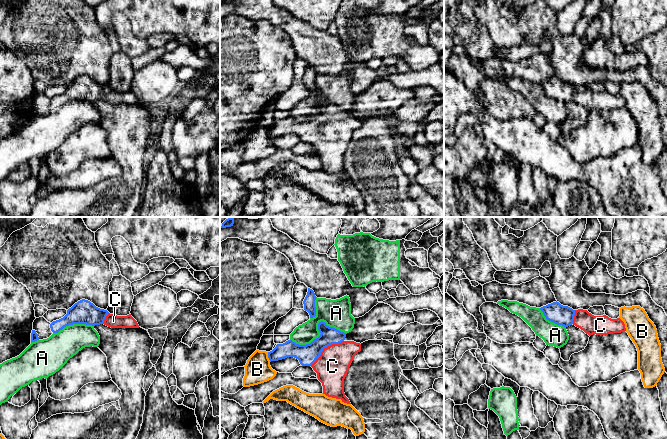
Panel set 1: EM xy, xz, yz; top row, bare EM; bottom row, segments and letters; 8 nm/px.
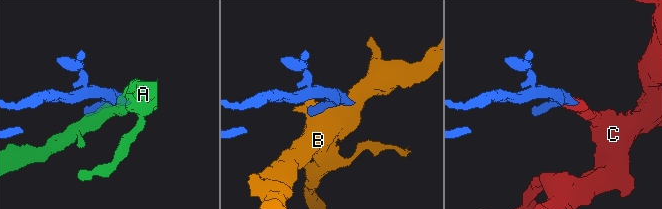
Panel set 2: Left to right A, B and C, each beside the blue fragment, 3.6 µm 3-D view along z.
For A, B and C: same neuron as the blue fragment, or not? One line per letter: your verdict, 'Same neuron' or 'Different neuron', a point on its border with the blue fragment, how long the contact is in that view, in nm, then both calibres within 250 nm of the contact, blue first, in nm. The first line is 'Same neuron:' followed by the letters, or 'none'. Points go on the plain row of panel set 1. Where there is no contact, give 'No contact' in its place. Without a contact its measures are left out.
Same neuron: C
A: Different neuron. Touches blue at xz (318, 105). Shared border 460 nm. Thickness 160 nm (blue) against 220 nm
B: Different neuron. Touches blue at xz (268, 133). Shared border 80 nm. Thickness 130 nm (blue) against 200 nm
C: Same neuron. Touches blue at xz (325, 123). Shared border 340 nm. Thickness 160 nm (blue) against 260 nm

